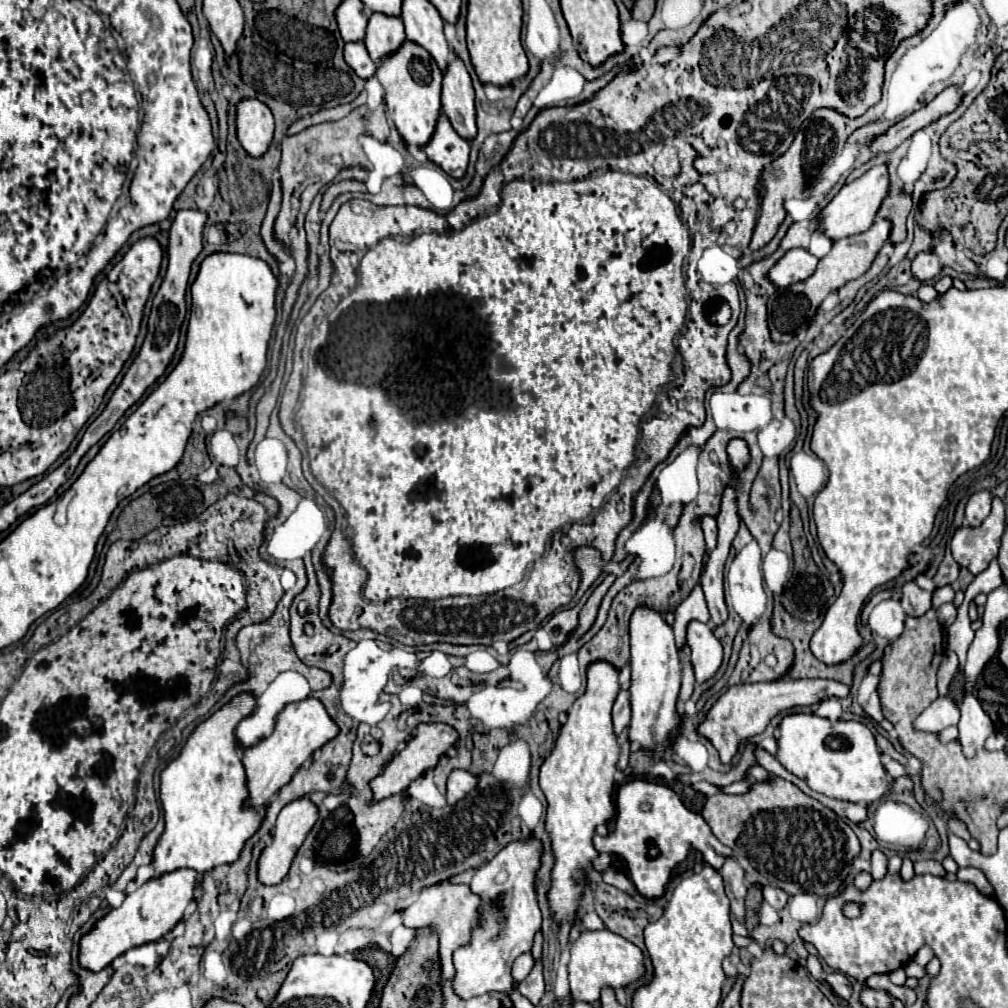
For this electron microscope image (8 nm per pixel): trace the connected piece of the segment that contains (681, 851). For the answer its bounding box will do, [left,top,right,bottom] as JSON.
[594,779,732,899]

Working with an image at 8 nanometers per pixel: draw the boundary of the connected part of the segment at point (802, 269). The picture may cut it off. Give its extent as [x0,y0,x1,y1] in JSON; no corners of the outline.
[768,249,818,287]

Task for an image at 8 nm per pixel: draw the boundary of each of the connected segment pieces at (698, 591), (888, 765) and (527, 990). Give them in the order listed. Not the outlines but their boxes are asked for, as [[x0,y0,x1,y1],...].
[[674,583,710,649],[882,755,906,777],[518,957,545,1005]]

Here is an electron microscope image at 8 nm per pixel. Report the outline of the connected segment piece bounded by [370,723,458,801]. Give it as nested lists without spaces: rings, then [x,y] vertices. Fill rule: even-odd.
[[[420,723],[412,735],[412,739],[408,741],[408,745],[398,751],[388,765],[370,781],[370,791],[372,791],[372,801],[382,801],[388,799],[392,795],[402,793],[410,781],[418,779],[428,767],[434,767],[438,763],[438,759],[458,741],[458,733],[446,725],[446,723]]]

